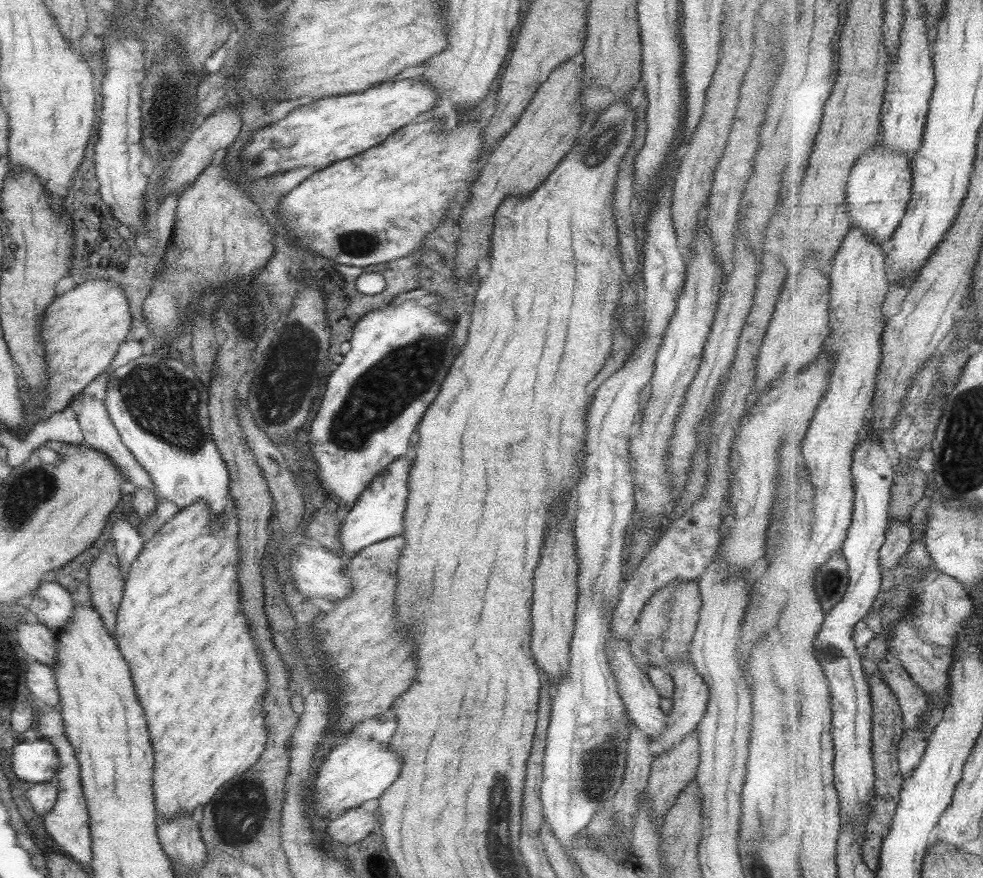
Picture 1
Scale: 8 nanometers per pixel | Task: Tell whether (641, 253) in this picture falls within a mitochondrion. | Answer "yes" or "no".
no

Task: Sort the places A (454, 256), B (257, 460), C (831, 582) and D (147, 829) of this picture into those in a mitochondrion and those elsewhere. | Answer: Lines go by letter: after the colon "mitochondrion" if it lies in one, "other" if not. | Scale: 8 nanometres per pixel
A: other
B: other
C: mitochondrion
D: other

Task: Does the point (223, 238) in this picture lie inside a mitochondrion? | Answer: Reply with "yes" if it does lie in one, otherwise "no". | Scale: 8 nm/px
no

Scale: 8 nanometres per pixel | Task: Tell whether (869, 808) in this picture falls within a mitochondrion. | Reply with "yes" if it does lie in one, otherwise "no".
no

